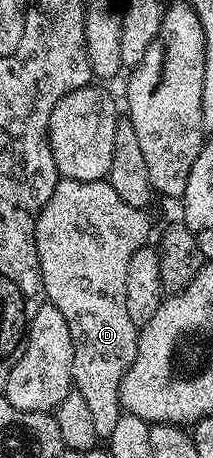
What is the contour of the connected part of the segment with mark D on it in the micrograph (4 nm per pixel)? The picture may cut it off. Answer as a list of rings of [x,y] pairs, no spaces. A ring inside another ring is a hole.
[[[61,178],[35,223],[41,292],[46,303],[57,306],[57,310],[65,314],[65,322],[69,322],[69,334],[73,338],[71,382],[74,391],[85,398],[100,438],[113,434],[117,418],[124,413],[121,382],[129,366],[133,366],[133,358],[137,358],[139,328],[129,318],[129,310],[125,310],[125,273],[129,271],[129,258],[148,243],[151,220],[147,214],[142,208],[121,202],[117,190],[106,180],[77,182]]]

